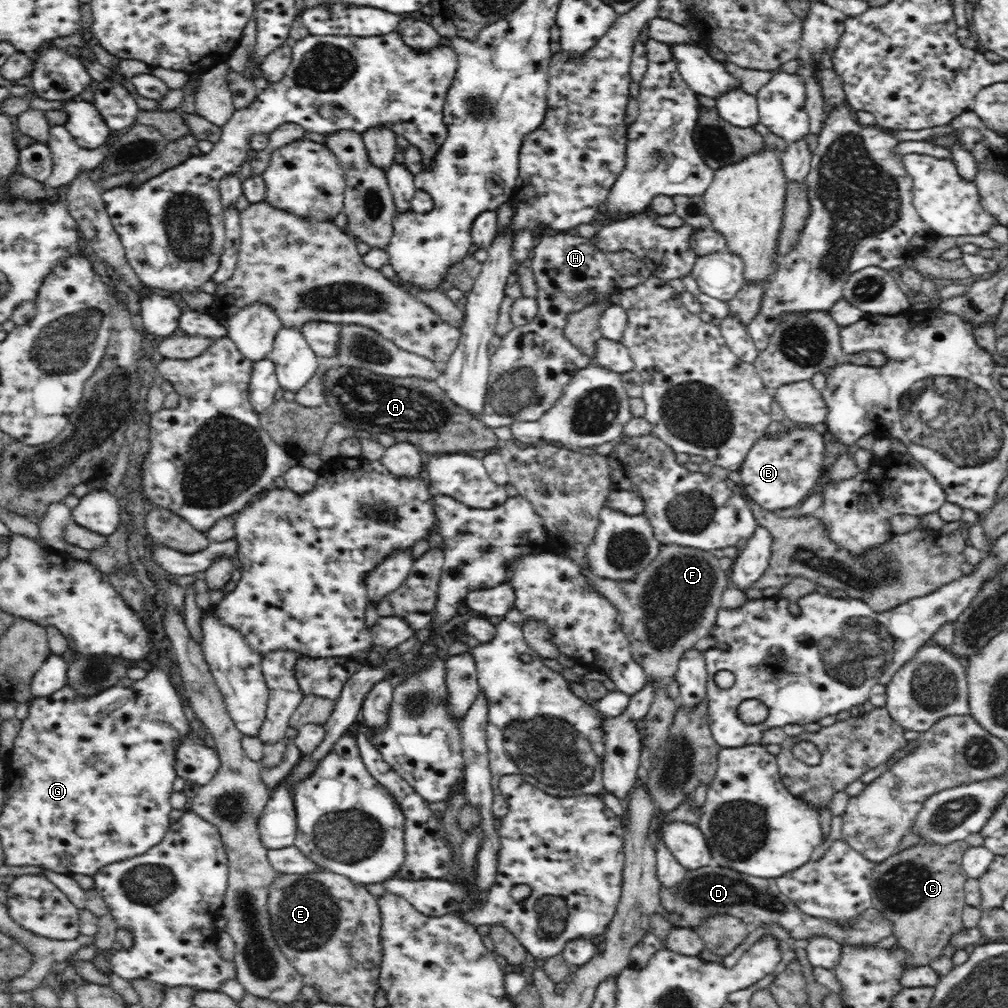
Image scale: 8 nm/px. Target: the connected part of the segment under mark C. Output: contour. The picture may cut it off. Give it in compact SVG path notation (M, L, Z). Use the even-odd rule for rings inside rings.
M964 840L950 841L948 844L939 843L926 843L926 844L916 844L908 847L907 849L902 849L900 852L896 853L891 858L884 860L882 863L878 863L875 866L875 871L872 873L872 894L871 894L871 906L877 911L880 911L888 920L892 923L892 936L897 938L898 945L894 945L894 948L902 948L904 952L910 953L910 961L912 961L912 966L926 966L929 965L934 959L938 958L943 954L943 948L948 945L948 938L958 932L962 928L962 910L966 906L966 899L964 898L964 880L966 880L966 872L961 868L963 854L967 851L968 843Z

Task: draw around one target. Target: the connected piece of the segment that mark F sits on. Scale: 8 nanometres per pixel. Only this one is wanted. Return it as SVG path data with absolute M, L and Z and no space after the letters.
M659 546L658 556L644 570L636 573L631 581L624 583L616 580L598 579L598 575L594 574L590 568L581 568L582 574L588 577L597 588L600 588L600 593L608 601L613 604L613 607L620 612L625 630L628 637L630 649L633 655L633 660L644 668L649 680L657 681L655 686L657 689L654 693L652 704L646 718L648 743L654 749L654 759L660 758L661 744L665 741L668 728L672 724L674 712L678 706L677 700L670 699L666 693L666 688L670 686L670 680L675 678L680 660L687 651L694 648L695 644L711 634L712 626L714 626L719 616L719 610L722 606L722 597L724 592L729 588L728 575L723 573L719 568L718 559L711 551L696 552L697 548L680 547L680 546Z

